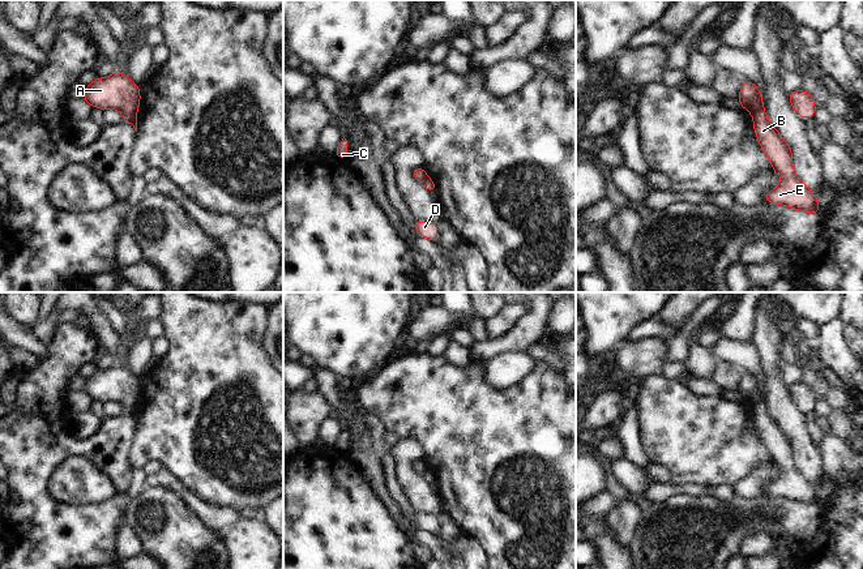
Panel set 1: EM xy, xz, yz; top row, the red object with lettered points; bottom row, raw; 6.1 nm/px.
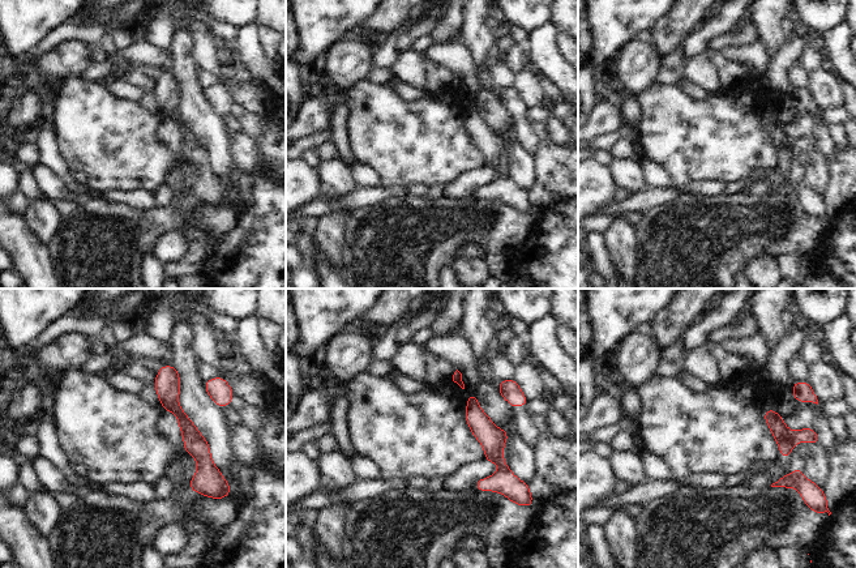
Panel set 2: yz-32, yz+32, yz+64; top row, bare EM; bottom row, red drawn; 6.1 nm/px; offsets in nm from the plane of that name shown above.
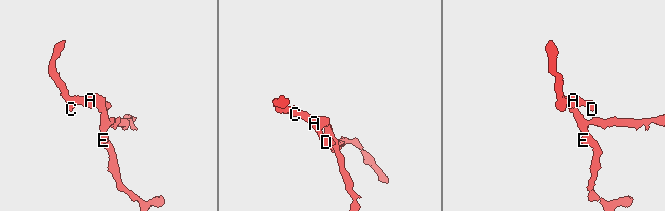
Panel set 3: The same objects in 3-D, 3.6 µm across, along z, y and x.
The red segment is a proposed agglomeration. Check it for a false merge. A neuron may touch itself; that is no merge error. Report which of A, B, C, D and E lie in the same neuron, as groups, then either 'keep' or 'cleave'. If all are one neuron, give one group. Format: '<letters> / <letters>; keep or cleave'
A C D / B E; cleave

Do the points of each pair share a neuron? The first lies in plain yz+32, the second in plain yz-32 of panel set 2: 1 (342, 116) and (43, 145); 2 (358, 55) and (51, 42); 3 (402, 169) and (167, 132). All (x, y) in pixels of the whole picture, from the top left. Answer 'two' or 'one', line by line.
1: one
2: two
3: two

